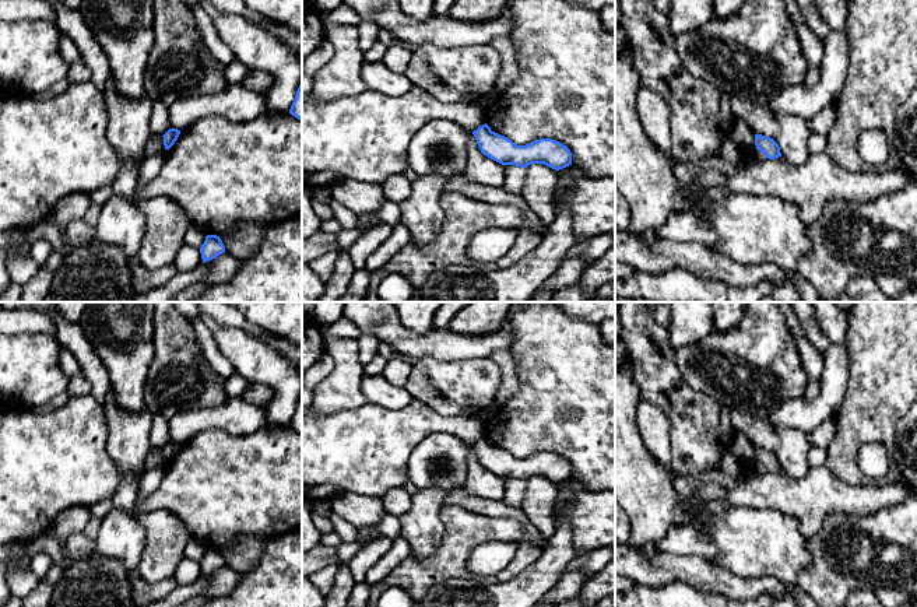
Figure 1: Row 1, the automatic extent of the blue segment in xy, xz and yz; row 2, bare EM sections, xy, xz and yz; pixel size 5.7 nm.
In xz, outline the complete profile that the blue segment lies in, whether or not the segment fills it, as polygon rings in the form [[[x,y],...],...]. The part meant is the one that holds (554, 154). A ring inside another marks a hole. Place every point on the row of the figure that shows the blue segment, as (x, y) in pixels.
[[[485,123],[472,131],[484,155],[502,164],[527,168],[544,164],[555,171],[572,165],[570,150],[552,138],[540,138],[526,145],[517,145],[505,136],[491,130]]]

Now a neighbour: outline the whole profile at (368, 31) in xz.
[[[361,21],[356,25],[356,31],[358,31],[358,35],[359,35],[358,46],[365,53],[377,41],[380,27],[375,22],[370,22],[370,21]]]

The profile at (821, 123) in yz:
[[[828,105],[815,116],[807,119],[807,126],[812,133],[826,134],[835,123],[835,105]]]

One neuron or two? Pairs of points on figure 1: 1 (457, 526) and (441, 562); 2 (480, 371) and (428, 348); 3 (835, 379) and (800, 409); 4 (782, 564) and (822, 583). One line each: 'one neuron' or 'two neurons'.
1: one neuron
2: two neurons
3: one neuron
4: two neurons

